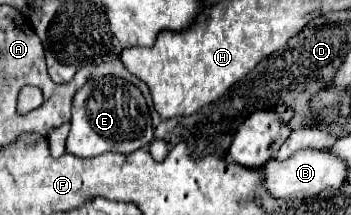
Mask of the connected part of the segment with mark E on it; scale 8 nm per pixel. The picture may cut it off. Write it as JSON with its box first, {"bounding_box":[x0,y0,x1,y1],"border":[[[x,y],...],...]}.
{"bounding_box":[67,76,153,158],"border":[[[101,76],[91,78],[73,98],[73,116],[71,132],[67,138],[67,152],[79,158],[93,158],[105,152],[129,154],[153,140],[153,126],[147,102],[141,90],[119,78],[119,76]]]}

